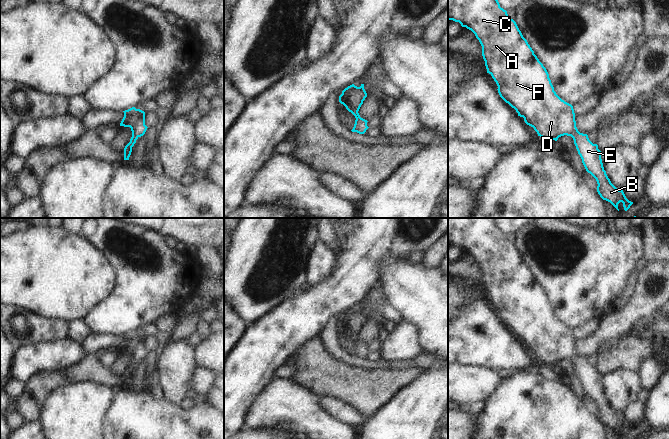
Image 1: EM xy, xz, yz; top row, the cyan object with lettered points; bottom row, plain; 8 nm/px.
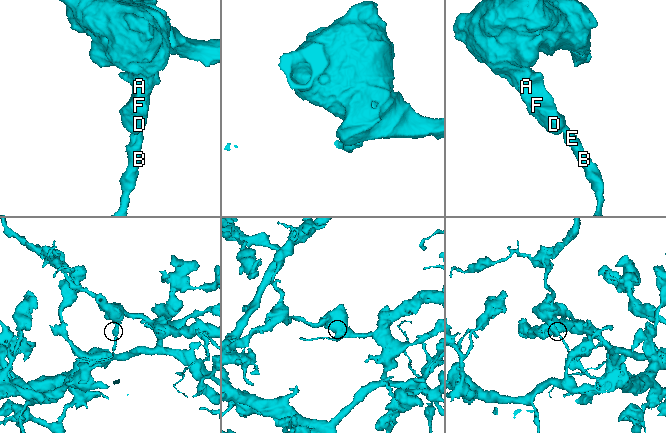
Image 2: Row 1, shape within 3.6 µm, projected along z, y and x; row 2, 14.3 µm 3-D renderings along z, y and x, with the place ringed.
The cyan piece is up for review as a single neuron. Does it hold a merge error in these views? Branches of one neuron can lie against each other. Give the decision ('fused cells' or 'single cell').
single cell

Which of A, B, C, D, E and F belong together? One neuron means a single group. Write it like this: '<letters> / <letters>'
A B C D E F

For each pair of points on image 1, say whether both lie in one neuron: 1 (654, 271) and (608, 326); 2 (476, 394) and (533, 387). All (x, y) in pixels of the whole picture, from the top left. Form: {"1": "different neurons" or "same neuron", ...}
{"1": "same neuron", "2": "different neurons"}

